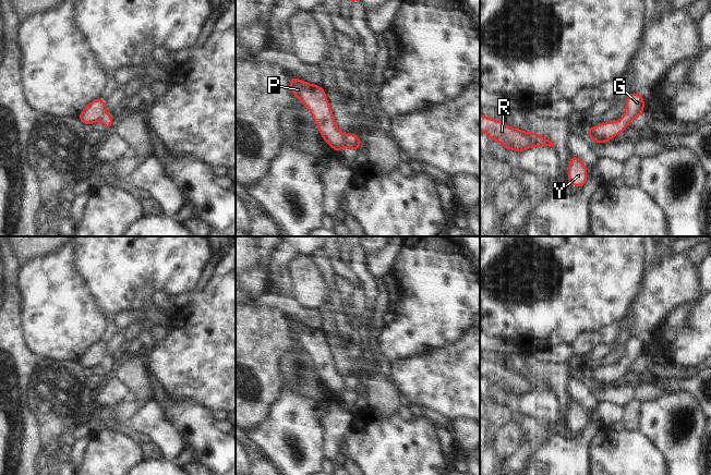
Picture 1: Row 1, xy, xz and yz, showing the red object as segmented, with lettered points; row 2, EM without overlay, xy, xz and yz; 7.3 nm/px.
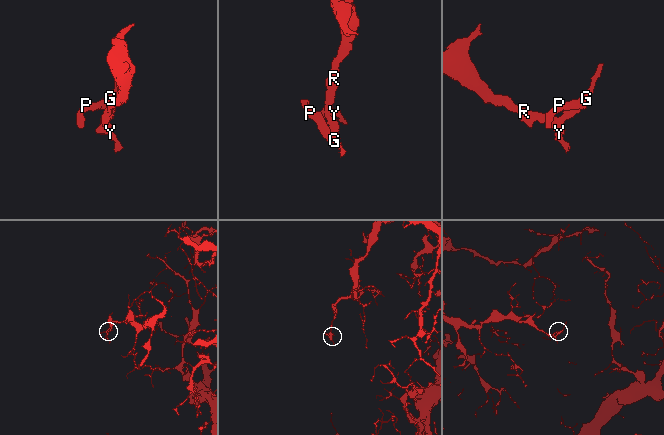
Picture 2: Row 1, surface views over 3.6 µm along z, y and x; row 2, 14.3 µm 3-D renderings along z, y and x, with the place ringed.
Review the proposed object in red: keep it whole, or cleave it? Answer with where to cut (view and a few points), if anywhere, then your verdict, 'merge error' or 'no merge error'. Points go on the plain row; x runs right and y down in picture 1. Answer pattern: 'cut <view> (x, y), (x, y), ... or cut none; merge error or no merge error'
cut none; no merge error

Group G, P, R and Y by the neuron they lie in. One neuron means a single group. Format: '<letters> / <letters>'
G P R Y

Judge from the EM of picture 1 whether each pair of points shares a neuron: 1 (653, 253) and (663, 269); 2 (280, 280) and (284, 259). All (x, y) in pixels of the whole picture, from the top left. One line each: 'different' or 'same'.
1: different
2: same

